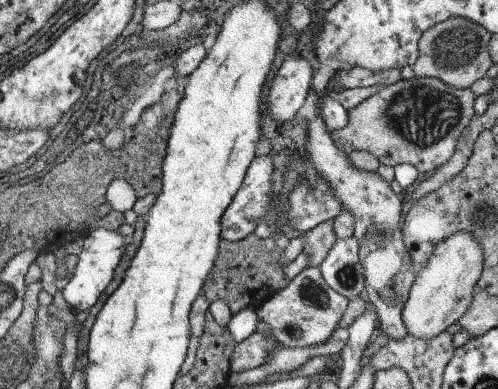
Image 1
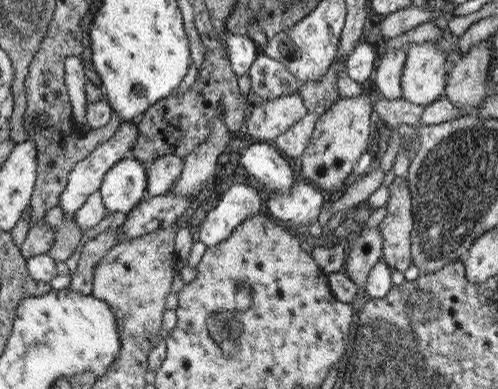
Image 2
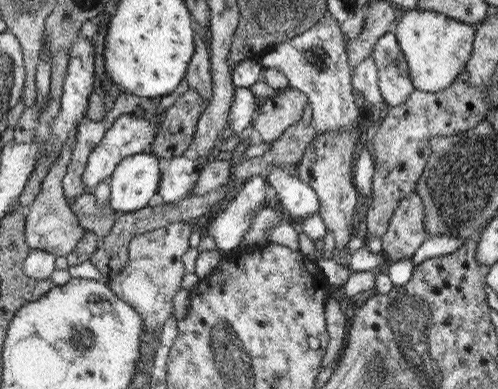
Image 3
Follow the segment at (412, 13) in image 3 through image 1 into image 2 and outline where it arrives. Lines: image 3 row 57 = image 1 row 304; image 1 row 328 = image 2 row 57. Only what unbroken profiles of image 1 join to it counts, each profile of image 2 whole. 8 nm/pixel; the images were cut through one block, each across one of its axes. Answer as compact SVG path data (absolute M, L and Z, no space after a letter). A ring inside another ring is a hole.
M437 42L409 44L403 70L403 100L421 108L439 100L447 86L451 66L445 66L445 50Z

